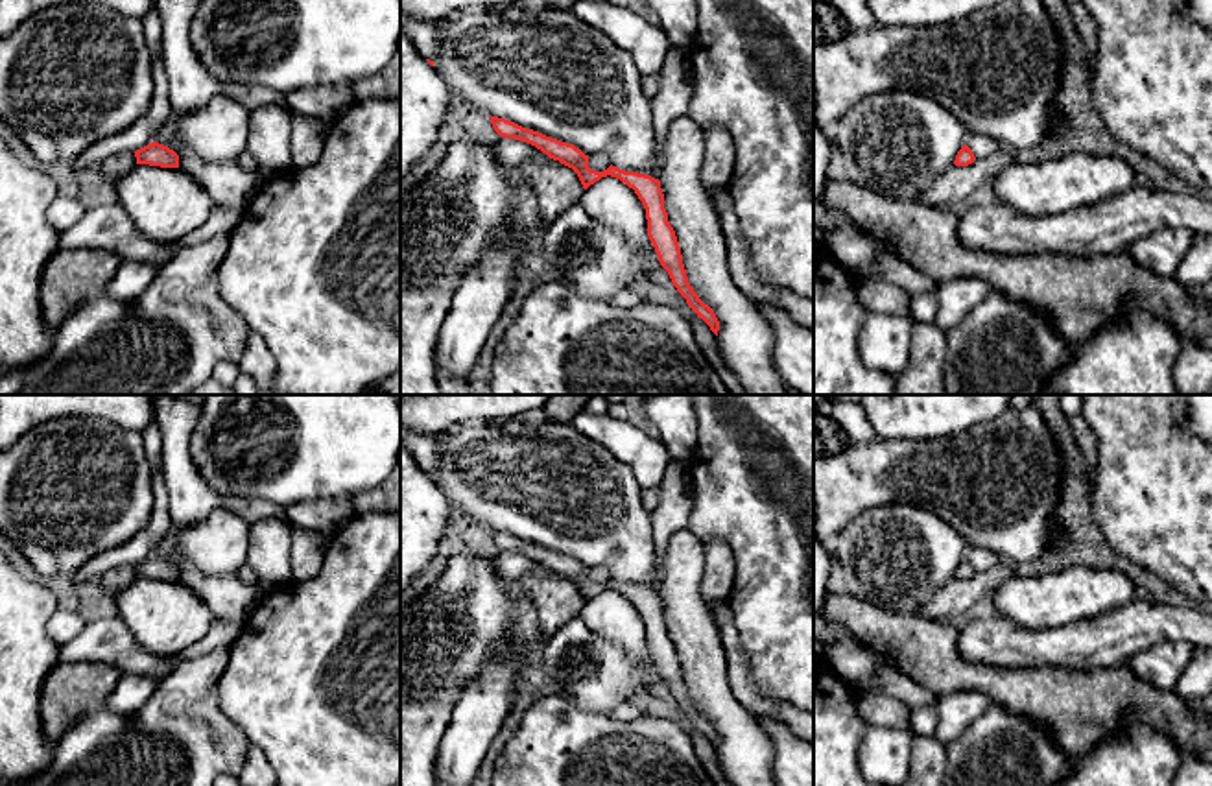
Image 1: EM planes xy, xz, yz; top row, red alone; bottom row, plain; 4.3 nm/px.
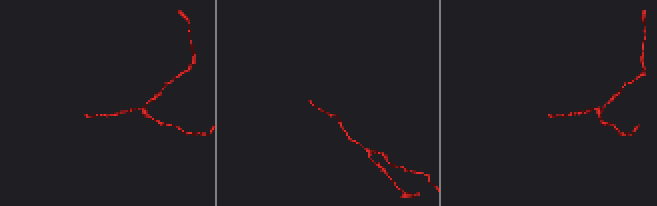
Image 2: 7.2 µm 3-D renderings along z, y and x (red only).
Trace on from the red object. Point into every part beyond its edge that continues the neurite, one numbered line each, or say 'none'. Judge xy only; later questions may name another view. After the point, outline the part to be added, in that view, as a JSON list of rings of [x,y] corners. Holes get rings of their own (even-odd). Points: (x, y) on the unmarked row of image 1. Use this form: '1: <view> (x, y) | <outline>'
none

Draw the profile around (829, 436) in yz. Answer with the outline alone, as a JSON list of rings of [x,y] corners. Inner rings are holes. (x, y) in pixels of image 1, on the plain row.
[[[814,411],[814,456],[839,452],[849,445],[849,437],[838,423]]]

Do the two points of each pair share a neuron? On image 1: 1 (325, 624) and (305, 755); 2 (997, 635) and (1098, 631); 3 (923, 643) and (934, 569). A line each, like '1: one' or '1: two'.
1: one
2: one
3: two

